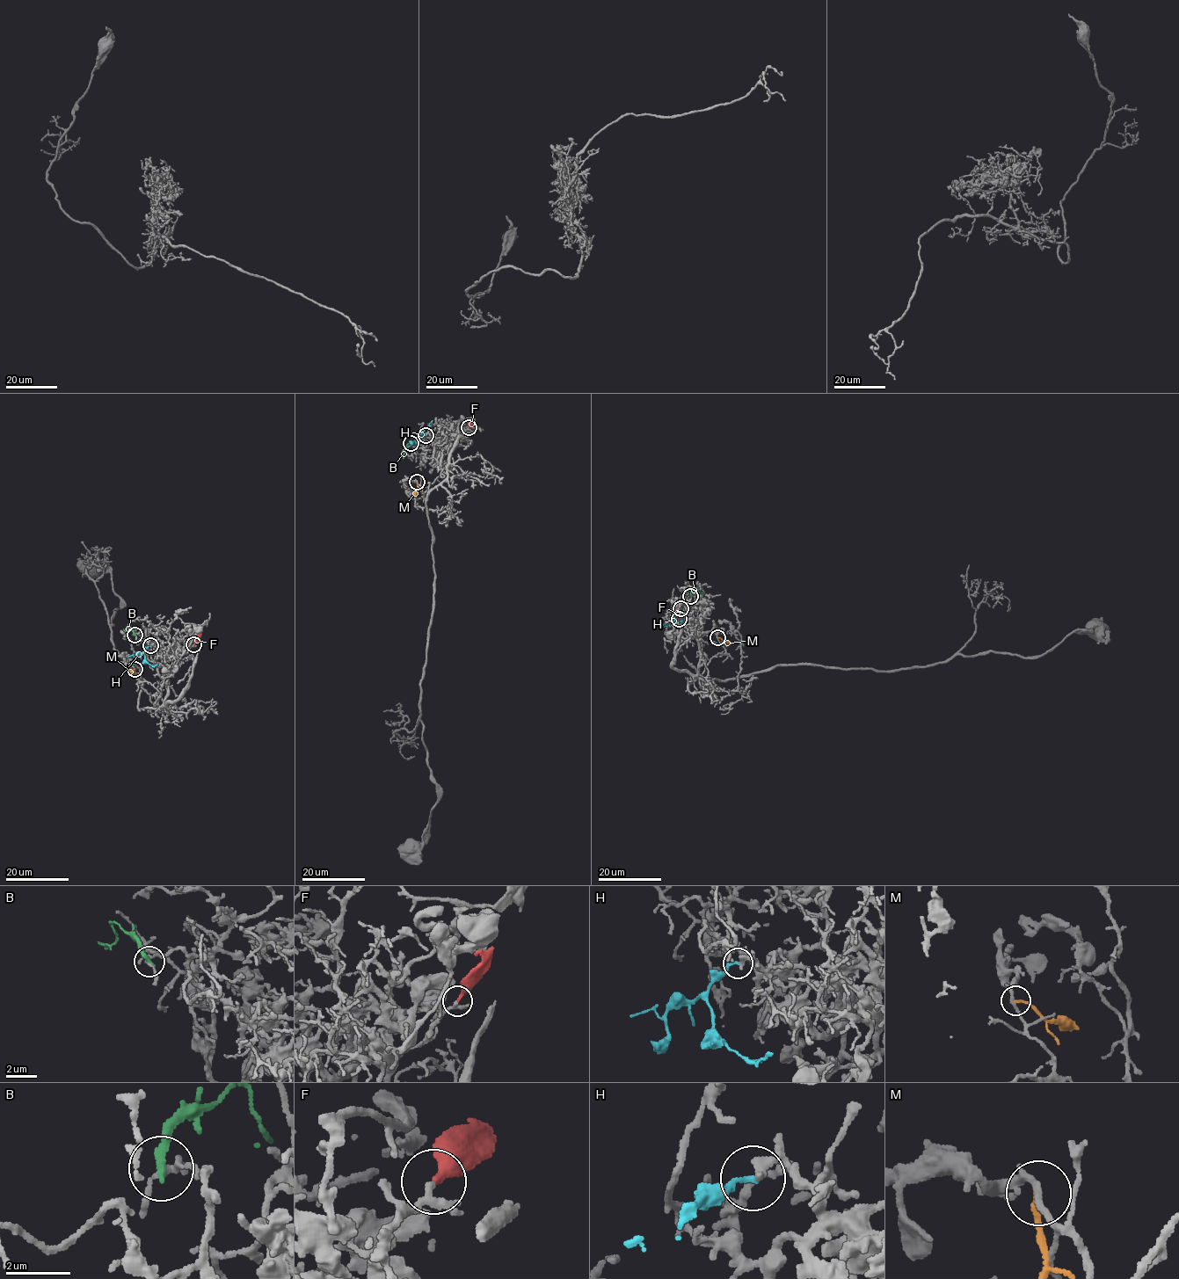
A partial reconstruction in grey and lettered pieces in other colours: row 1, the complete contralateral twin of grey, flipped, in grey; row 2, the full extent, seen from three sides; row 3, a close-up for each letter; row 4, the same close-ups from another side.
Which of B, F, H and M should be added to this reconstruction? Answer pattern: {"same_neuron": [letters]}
{"same_neuron": ["F"]}

